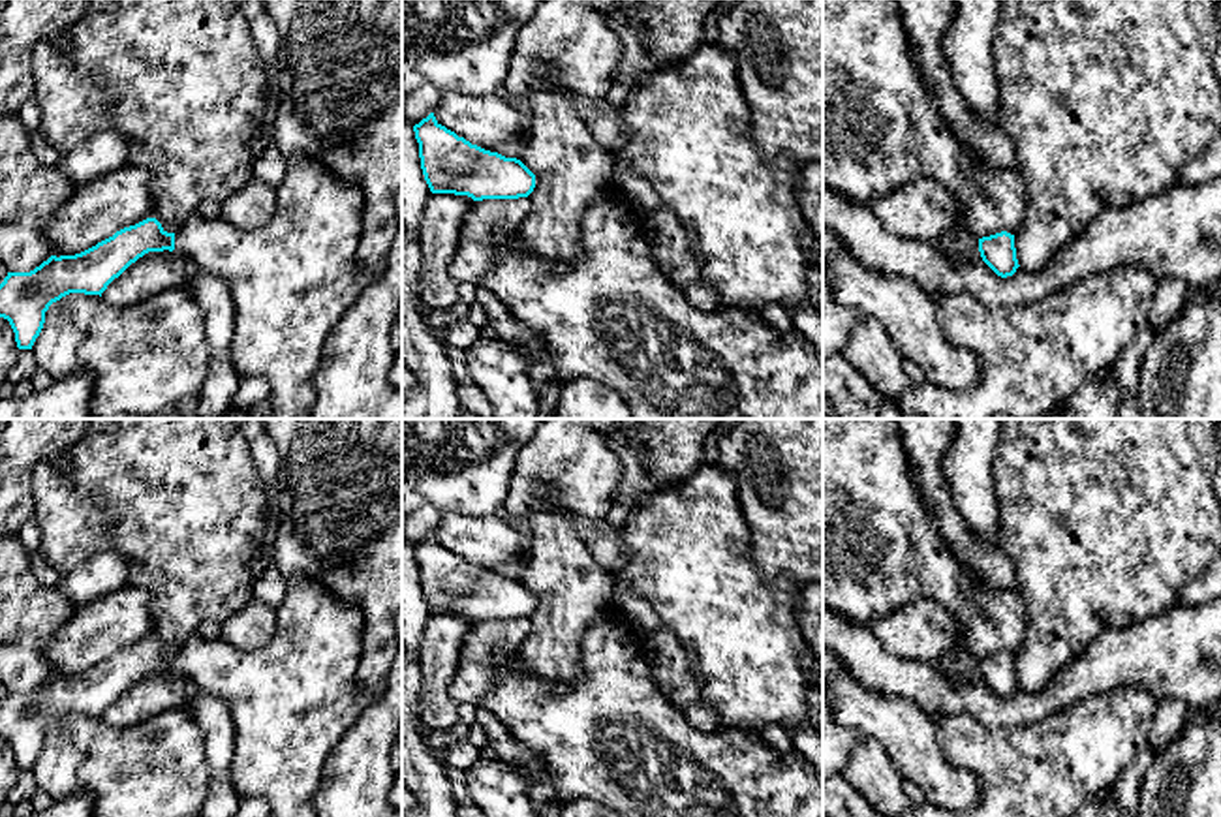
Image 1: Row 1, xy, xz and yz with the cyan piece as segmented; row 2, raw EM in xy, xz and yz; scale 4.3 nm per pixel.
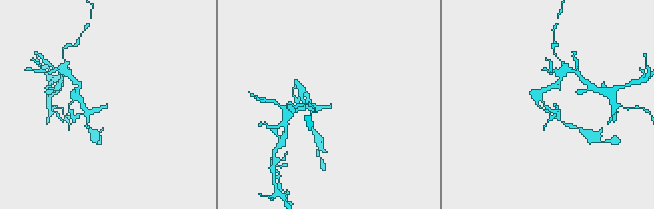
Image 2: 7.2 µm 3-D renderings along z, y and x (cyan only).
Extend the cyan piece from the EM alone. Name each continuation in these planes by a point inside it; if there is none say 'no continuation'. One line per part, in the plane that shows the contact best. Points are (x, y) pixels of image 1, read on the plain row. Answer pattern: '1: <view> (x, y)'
1: xy (292, 699)

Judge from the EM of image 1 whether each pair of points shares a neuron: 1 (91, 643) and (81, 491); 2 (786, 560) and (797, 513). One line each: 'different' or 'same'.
1: different
2: same

